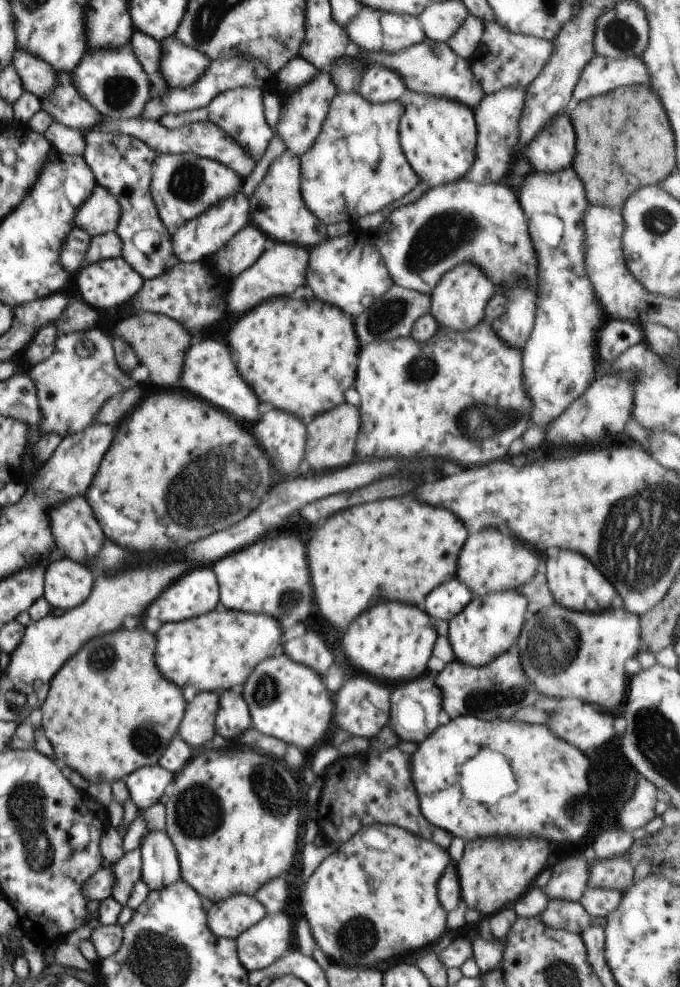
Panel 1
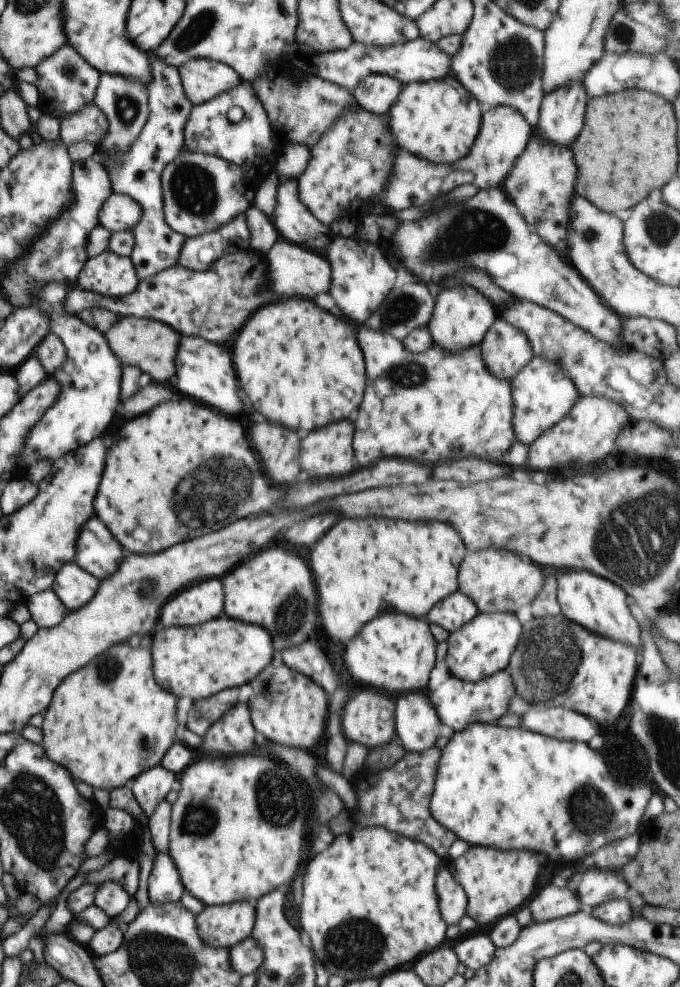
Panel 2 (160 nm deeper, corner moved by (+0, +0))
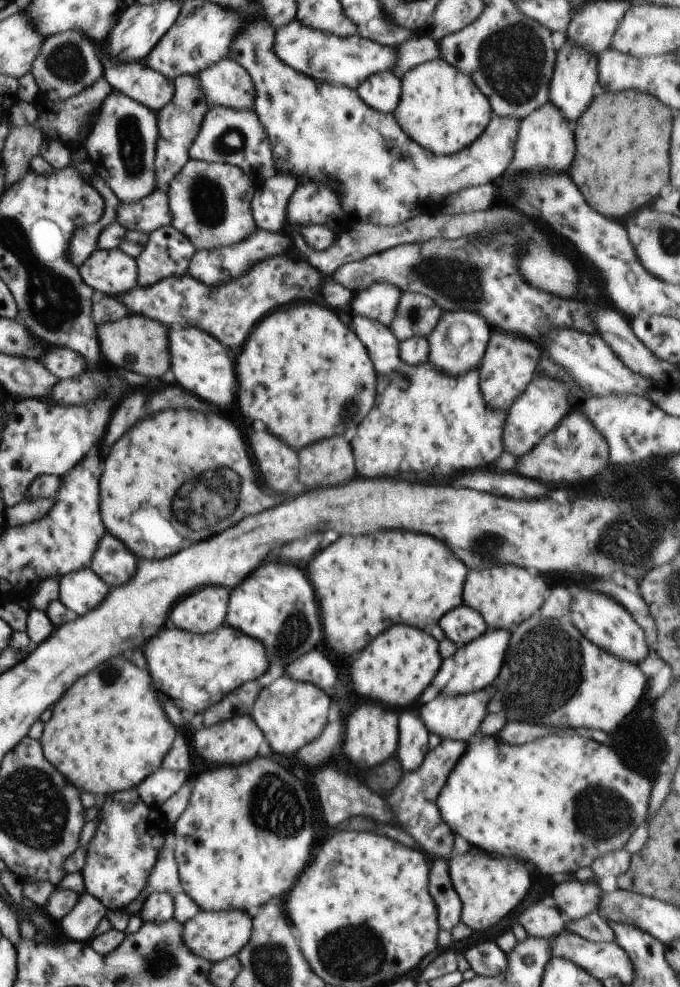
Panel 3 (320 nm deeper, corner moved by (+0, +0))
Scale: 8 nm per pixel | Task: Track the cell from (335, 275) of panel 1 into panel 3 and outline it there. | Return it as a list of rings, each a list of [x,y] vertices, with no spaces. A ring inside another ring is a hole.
[[[374,283],[366,290],[356,291],[352,310],[358,315],[377,320],[389,328],[395,319],[401,293],[398,287],[391,284]]]

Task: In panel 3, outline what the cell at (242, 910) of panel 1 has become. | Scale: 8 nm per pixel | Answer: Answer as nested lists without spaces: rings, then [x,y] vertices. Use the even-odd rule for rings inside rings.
[[[200,911],[183,924],[182,940],[190,952],[215,963],[239,953],[251,937],[253,918],[244,911]]]

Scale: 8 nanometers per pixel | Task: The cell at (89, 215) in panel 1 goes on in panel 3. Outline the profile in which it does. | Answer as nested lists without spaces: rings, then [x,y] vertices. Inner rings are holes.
[[[156,190],[150,196],[128,204],[122,203],[117,210],[117,220],[128,231],[142,231],[147,235],[172,222],[167,191]]]

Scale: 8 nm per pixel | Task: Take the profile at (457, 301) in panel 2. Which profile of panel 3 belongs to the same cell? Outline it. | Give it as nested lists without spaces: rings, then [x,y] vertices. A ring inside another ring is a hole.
[[[462,310],[443,312],[438,324],[427,336],[429,342],[428,361],[444,374],[450,374],[450,376],[466,374],[468,370],[472,370],[480,364],[480,360],[486,352],[486,346],[489,345],[490,332],[492,332],[490,325],[484,322],[482,316],[478,316],[478,314]]]

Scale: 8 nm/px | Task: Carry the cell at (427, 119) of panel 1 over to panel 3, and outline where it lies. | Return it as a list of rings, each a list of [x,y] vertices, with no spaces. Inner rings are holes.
[[[444,59],[424,61],[399,76],[401,97],[393,112],[398,124],[432,154],[454,154],[470,146],[488,126],[493,110],[472,77]]]

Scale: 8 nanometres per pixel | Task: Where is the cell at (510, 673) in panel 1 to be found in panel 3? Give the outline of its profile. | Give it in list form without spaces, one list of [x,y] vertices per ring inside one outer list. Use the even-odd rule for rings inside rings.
[[[493,684],[484,691],[476,691],[467,695],[457,697],[438,695],[427,704],[422,704],[420,718],[426,728],[432,734],[437,734],[441,739],[454,739],[455,741],[468,742],[480,728],[487,712],[487,704],[490,697],[496,695]]]

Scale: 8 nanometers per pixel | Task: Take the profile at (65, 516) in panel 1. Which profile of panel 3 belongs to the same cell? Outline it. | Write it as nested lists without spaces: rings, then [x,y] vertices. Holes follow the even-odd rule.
[[[108,534],[102,538],[100,548],[92,558],[92,570],[108,586],[126,584],[136,574],[136,566],[136,555],[121,540]]]

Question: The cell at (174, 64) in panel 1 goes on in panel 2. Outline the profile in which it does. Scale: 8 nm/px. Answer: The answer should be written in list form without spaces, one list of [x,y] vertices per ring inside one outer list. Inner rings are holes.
[[[192,58],[178,66],[178,70],[184,94],[192,105],[208,102],[242,81],[228,64],[206,58]]]

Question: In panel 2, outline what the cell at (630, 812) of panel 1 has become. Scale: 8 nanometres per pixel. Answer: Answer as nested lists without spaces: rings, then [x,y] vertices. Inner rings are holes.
[[[476,722],[470,724],[466,730],[460,730],[454,732],[450,736],[446,748],[442,748],[440,754],[440,766],[438,766],[438,776],[436,776],[436,782],[434,782],[434,791],[430,798],[430,812],[434,816],[434,820],[438,820],[441,826],[446,826],[448,830],[452,830],[458,838],[466,840],[468,844],[476,846],[492,846],[492,848],[498,848],[498,850],[534,850],[534,852],[542,852],[542,854],[548,854],[548,858],[552,858],[552,862],[568,862],[568,864],[581,863],[587,854],[596,853],[598,848],[601,848],[609,841],[621,840],[626,836],[631,836],[639,832],[642,817],[645,812],[645,808],[653,796],[650,786],[636,787],[634,790],[630,786],[624,786],[620,784],[606,760],[602,758],[600,752],[592,750],[586,742],[566,742],[566,740],[556,740],[556,738],[548,738],[548,736],[542,736],[542,734],[532,734],[524,728],[502,728],[498,724],[487,724],[482,722]]]

